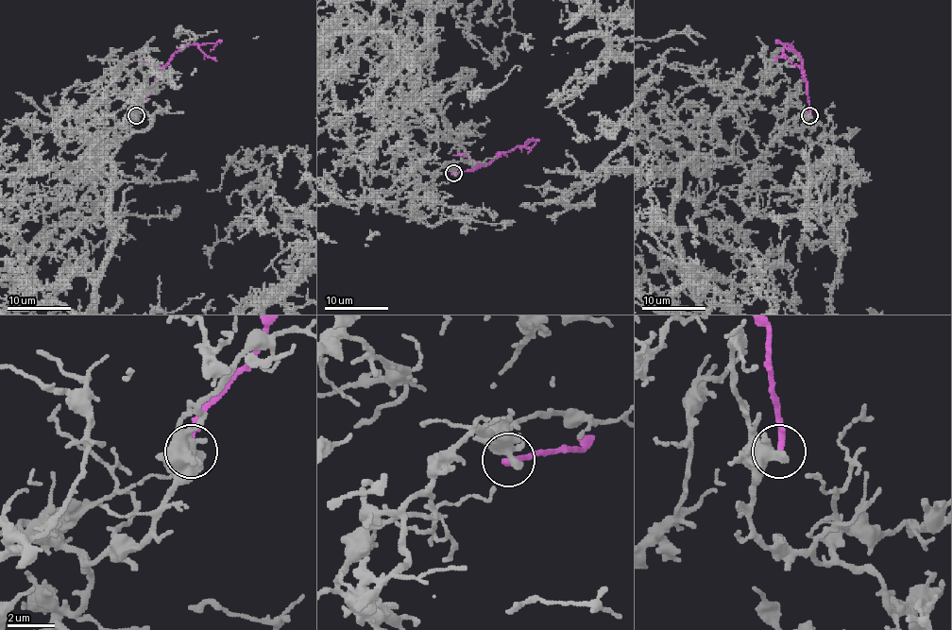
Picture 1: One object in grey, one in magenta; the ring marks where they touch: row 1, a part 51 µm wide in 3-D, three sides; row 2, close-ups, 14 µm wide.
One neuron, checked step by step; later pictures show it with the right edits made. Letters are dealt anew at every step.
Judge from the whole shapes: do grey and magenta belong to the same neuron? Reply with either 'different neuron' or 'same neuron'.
different neuron

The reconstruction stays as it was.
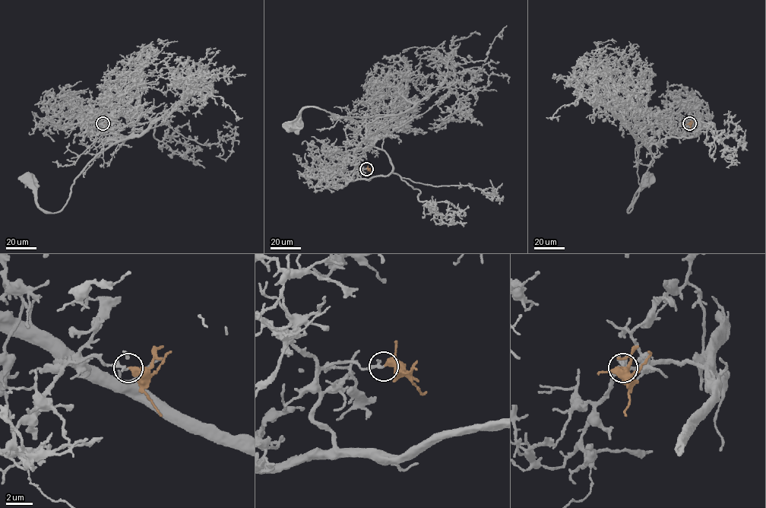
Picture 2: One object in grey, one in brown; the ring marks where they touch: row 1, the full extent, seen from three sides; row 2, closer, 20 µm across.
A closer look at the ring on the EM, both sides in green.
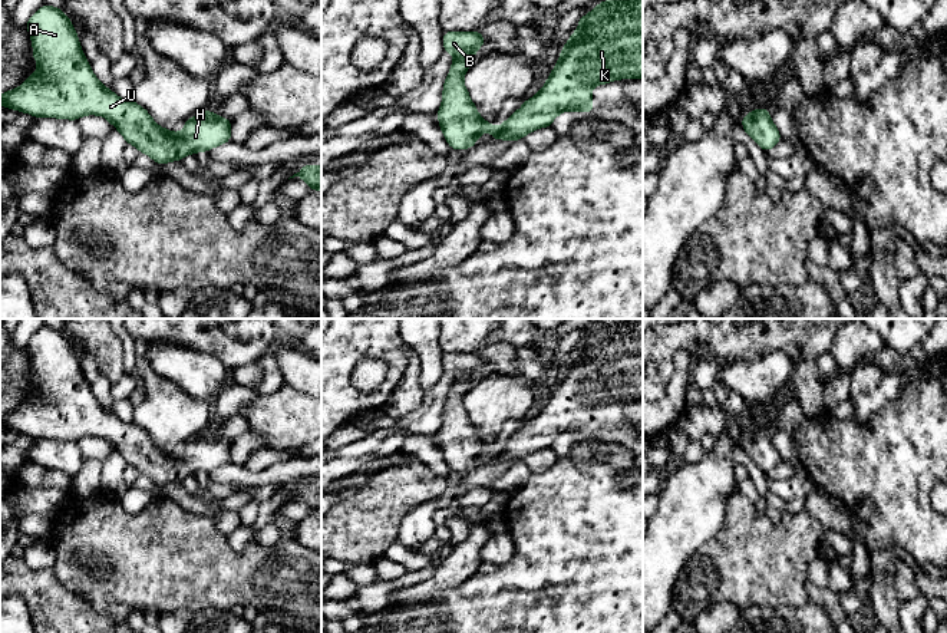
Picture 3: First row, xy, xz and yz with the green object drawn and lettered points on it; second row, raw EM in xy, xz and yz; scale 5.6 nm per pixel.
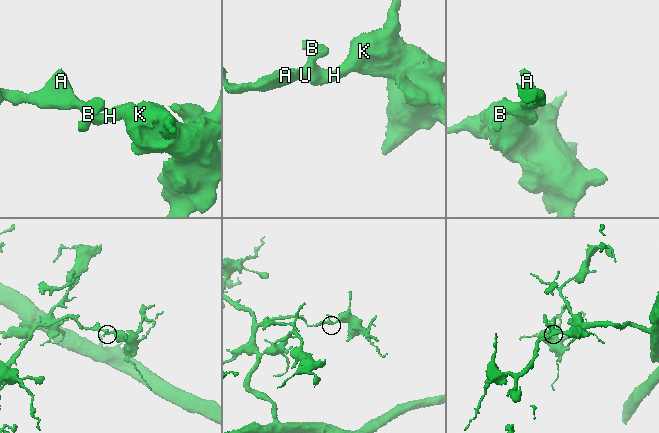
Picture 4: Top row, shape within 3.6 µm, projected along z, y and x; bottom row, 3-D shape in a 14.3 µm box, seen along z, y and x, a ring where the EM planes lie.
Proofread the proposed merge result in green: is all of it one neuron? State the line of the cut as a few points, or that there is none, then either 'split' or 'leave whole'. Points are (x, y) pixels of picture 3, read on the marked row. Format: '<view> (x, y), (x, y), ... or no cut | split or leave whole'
no cut | leave whole

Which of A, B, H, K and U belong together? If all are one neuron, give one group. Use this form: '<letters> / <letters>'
A B H K U

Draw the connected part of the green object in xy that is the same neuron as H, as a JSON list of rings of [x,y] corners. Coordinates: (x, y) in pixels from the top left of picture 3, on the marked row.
[[[43,4],[27,22],[27,32],[33,42],[33,57],[39,69],[19,88],[0,95],[0,103],[7,109],[30,113],[36,118],[60,118],[77,121],[83,115],[100,115],[106,118],[125,138],[149,155],[155,164],[181,161],[188,154],[209,151],[214,146],[230,142],[232,122],[214,115],[211,108],[185,121],[185,128],[174,133],[161,128],[148,111],[133,100],[123,100],[105,88],[92,72],[82,52],[76,29],[60,7]]]

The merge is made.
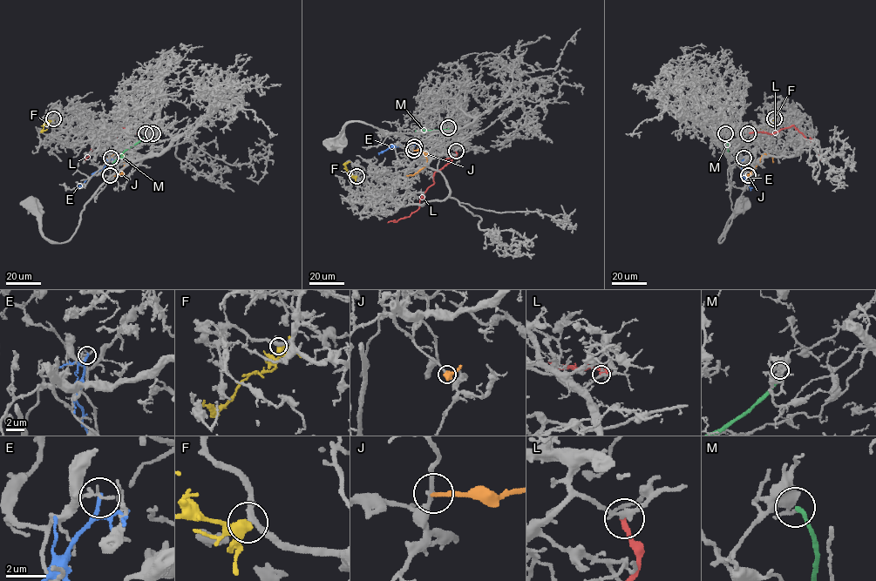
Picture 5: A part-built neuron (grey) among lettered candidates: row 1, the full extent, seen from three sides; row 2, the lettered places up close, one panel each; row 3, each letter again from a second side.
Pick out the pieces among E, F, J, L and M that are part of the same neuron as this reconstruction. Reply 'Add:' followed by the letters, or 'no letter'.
Add: F

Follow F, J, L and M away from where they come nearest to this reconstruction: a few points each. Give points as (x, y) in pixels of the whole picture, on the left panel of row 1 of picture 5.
F: (53, 118), (44, 124), (43, 131), (47, 129)
J: (110, 175), (122, 172), (124, 156), (115, 154), (104, 162)
L: (152, 133), (132, 134), (131, 130), (119, 125), (116, 138), (102, 138), (84, 159)
M: (146, 133), (112, 164)

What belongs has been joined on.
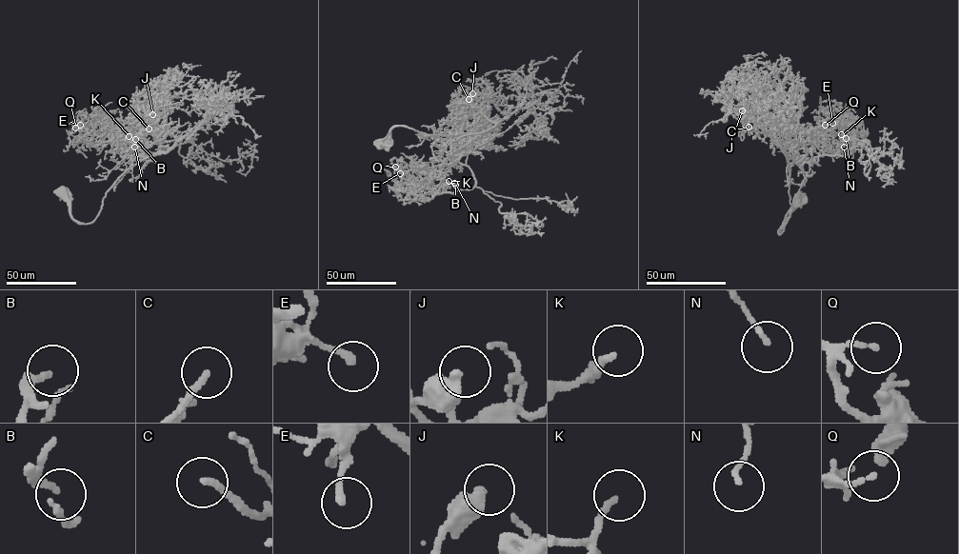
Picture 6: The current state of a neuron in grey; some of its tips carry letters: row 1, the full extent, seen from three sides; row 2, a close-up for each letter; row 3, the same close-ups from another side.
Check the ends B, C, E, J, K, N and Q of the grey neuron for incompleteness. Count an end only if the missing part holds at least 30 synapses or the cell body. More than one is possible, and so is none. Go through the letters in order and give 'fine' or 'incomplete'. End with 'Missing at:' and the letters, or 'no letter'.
B: fine
C: incomplete
E: fine
J: incomplete
K: incomplete
N: fine
Q: fine
Missing at: C, J, K

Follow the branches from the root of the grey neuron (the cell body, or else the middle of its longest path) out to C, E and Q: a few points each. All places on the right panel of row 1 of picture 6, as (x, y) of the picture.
C: (798, 197), (779, 234), (791, 208), (787, 155), (769, 127), (757, 121), (760, 124), (754, 128), (749, 127)
E: (798, 197), (779, 234), (791, 208), (787, 155), (825, 122), (832, 130), (842, 121), (829, 121), (832, 123)
Q: (798, 197), (779, 234), (791, 208), (787, 155), (825, 122), (832, 130), (842, 121), (830, 120), (825, 125)

